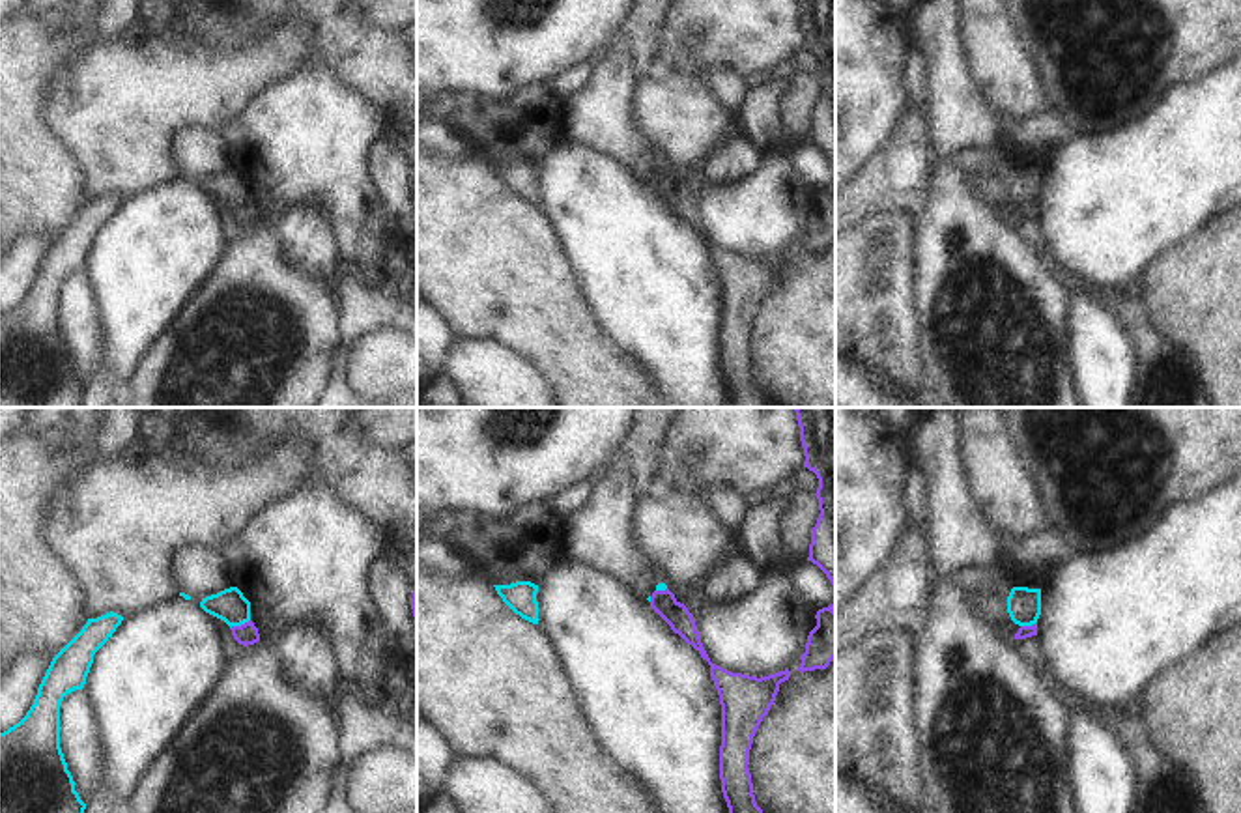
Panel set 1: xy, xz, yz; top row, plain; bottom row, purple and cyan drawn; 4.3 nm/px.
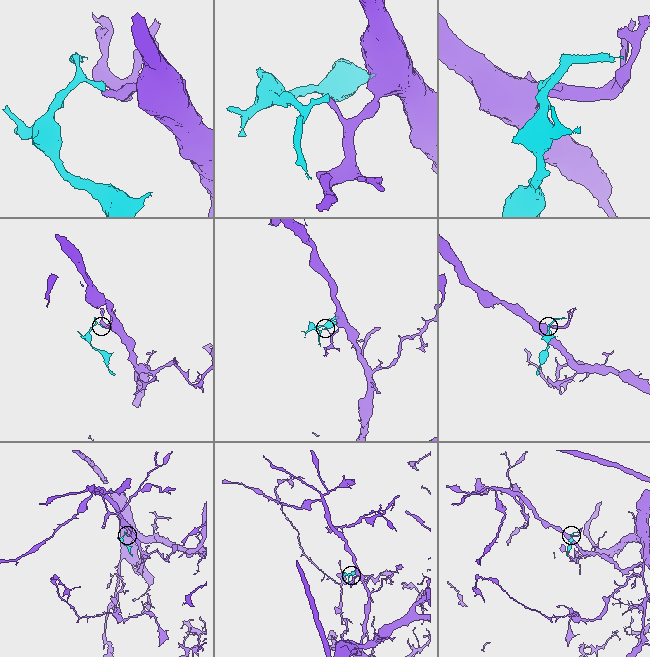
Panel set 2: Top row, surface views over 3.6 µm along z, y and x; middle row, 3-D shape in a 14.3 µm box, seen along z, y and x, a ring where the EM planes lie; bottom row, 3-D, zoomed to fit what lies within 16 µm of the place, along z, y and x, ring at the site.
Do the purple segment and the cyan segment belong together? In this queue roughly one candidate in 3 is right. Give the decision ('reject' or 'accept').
reject

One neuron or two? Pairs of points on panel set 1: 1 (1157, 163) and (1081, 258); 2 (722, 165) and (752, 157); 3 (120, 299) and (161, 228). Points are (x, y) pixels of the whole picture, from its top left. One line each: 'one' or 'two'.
1: one
2: one
3: one

